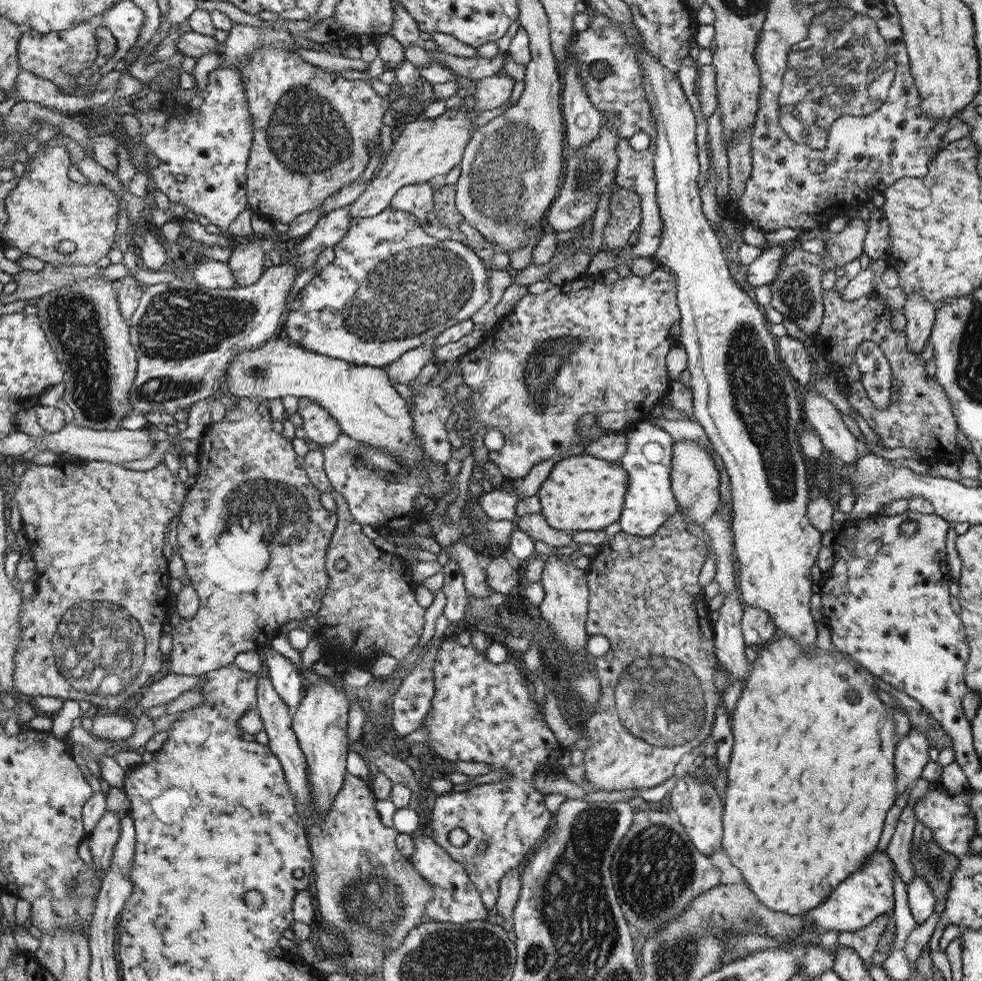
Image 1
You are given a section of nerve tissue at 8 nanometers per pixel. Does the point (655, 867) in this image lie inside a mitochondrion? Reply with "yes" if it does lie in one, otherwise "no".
yes

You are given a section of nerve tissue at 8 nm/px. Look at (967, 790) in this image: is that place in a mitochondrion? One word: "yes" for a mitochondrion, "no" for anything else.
no

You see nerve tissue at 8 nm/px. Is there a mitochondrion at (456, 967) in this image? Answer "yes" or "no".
yes

